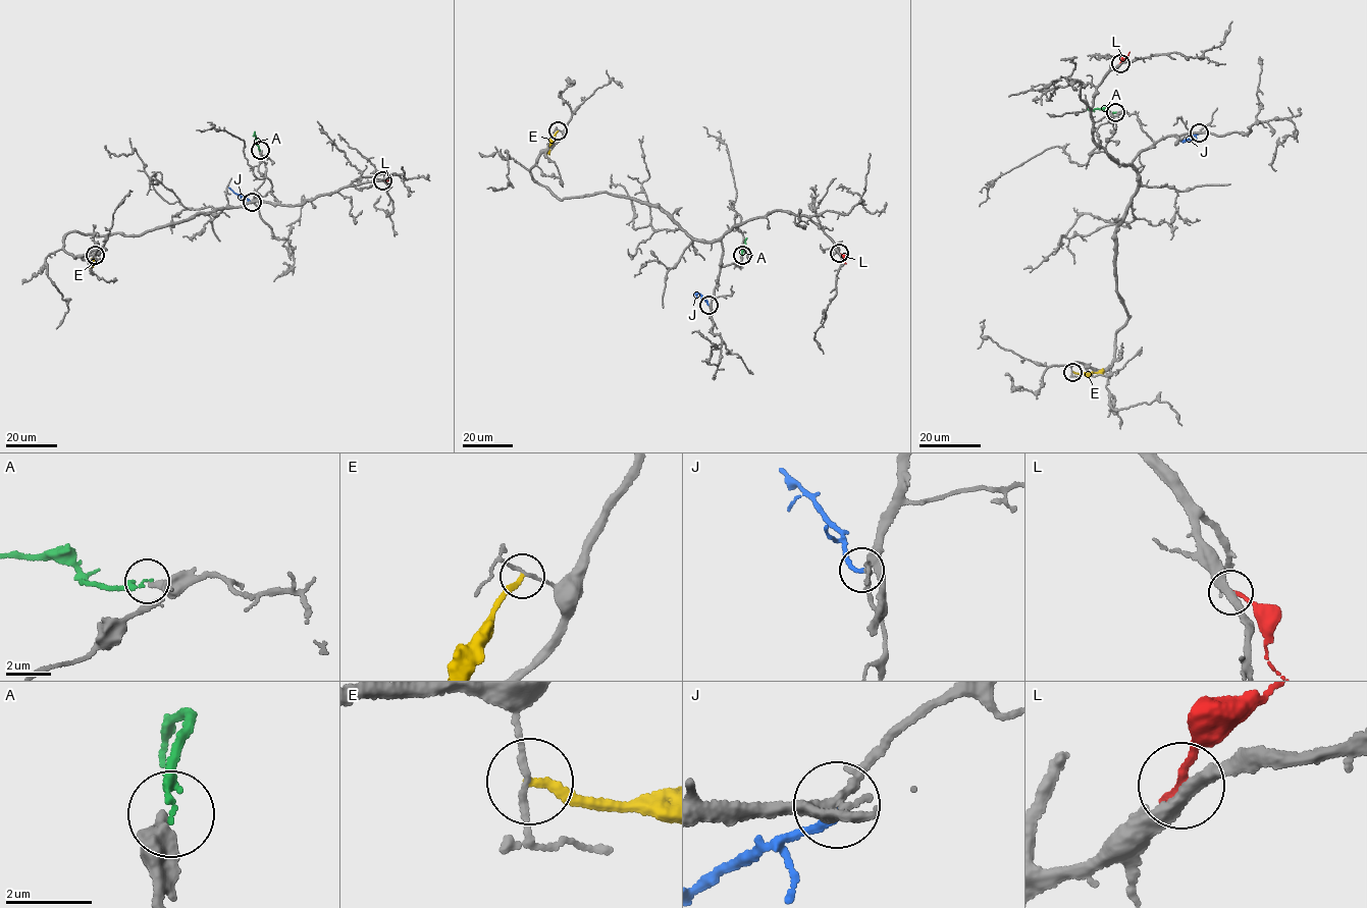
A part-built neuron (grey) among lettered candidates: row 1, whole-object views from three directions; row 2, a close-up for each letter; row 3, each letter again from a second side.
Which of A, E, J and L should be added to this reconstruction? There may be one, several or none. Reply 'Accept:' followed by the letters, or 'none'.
Accept: A, J

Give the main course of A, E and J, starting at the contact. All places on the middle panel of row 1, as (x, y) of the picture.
A: (742, 255), (746, 238)
E: (558, 130), (548, 148), (549, 153)
J: (710, 305), (703, 297), (695, 292)

